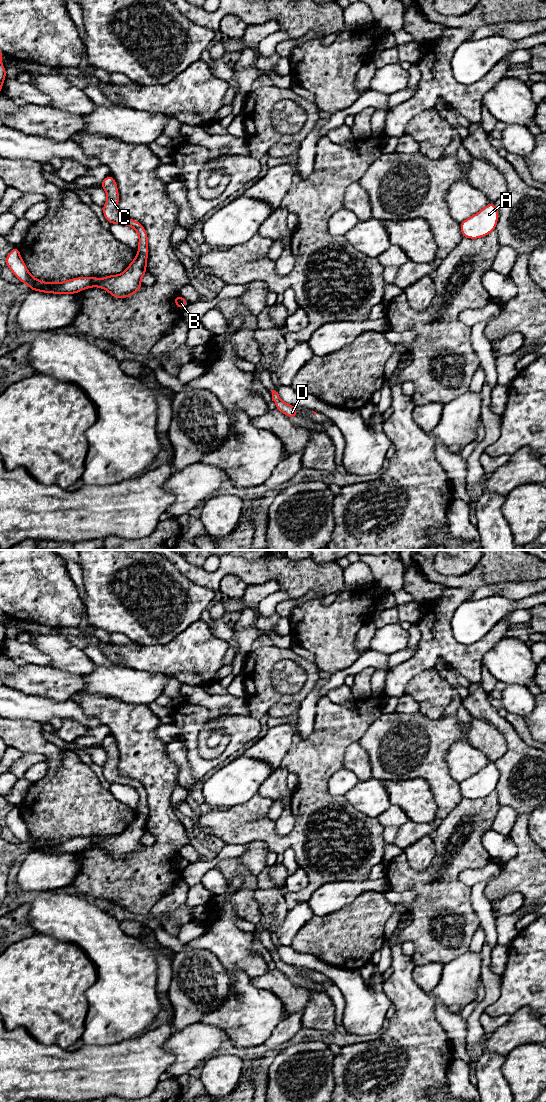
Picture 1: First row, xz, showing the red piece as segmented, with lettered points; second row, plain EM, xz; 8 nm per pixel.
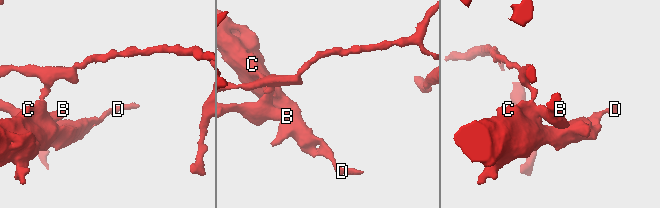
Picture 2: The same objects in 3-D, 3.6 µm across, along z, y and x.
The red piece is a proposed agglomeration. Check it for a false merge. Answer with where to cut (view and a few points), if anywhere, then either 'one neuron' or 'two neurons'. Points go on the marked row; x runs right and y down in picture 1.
xz (138, 252), (146, 255) | two neurons

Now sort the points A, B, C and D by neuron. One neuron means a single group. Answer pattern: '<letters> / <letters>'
A B / C D

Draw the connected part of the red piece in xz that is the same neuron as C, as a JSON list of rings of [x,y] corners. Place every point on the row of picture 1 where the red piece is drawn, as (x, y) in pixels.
[[[108,175],[100,184],[107,194],[107,201],[102,206],[104,218],[110,224],[122,224],[135,229],[139,236],[138,253],[148,255],[148,234],[144,226],[137,220],[122,216],[118,211],[119,192],[115,178],[112,175]]]

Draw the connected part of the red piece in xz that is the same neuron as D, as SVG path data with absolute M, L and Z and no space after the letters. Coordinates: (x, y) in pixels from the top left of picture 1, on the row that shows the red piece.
M270 390L272 392L272 401L276 404L276 410L282 412L289 418L294 418L295 416L298 416L298 411L296 406L289 405L285 403L279 396L278 392L274 390Z

